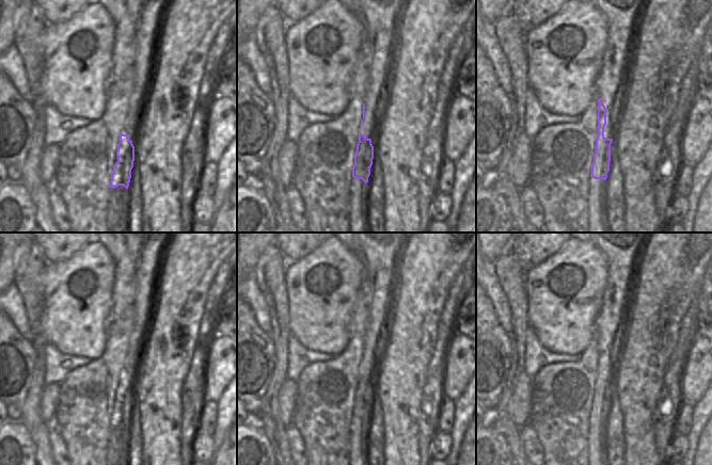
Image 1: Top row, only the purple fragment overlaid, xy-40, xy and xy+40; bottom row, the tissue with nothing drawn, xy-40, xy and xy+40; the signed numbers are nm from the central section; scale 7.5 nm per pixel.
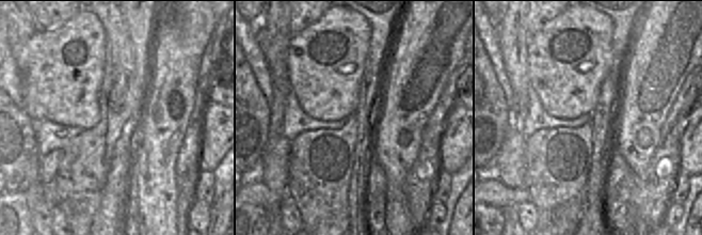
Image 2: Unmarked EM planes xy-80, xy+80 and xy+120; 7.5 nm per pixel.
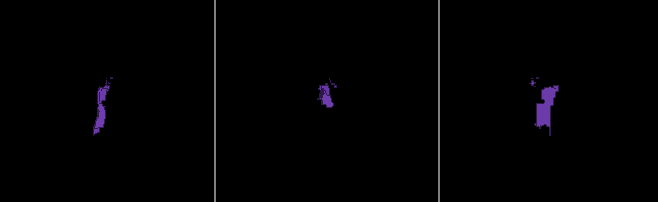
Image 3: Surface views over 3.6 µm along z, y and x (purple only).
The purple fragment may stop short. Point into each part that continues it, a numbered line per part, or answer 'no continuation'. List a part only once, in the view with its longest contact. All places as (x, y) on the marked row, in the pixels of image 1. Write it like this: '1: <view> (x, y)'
1: xy-40 (115, 212)
2: xy+40 (620, 14)

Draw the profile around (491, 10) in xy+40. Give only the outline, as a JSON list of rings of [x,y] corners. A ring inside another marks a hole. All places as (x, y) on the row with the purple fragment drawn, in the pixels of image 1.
[[[478,0],[480,3],[480,14],[485,19],[494,23],[507,11],[510,11],[512,0]]]

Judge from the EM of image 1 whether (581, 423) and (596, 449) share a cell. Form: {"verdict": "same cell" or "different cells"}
{"verdict": "different cells"}

